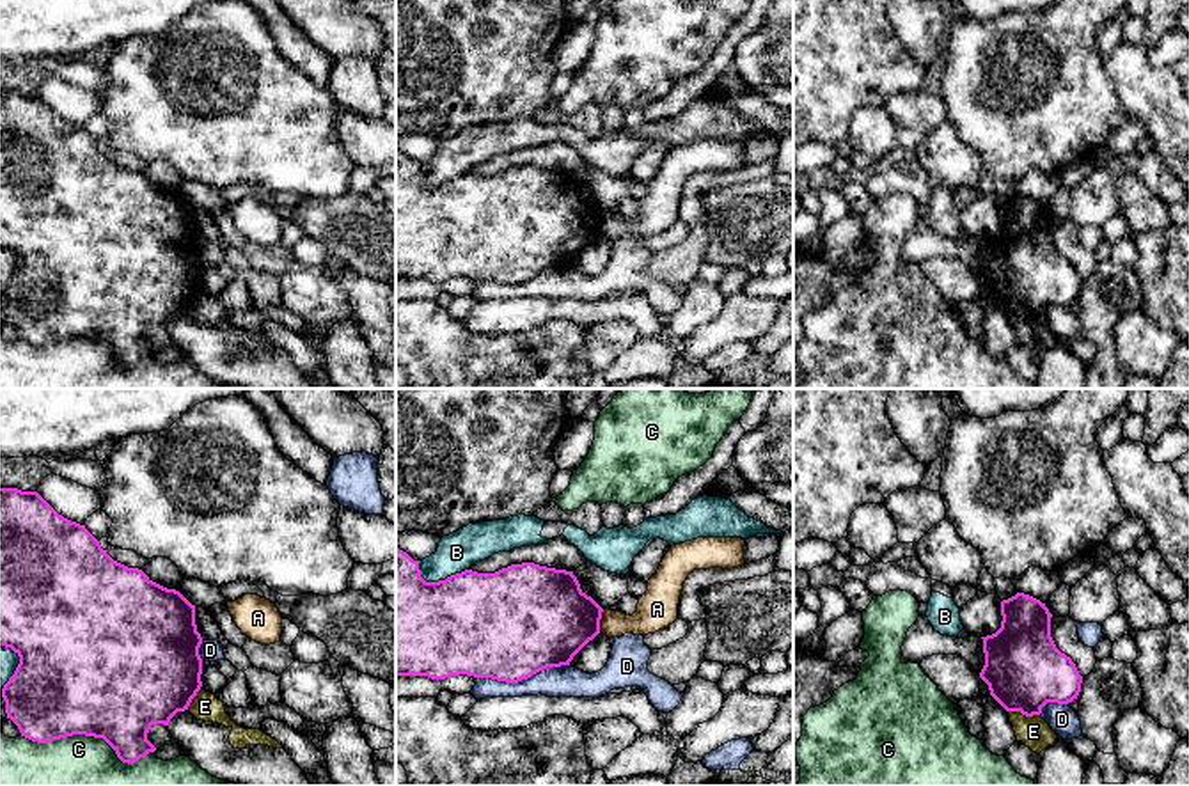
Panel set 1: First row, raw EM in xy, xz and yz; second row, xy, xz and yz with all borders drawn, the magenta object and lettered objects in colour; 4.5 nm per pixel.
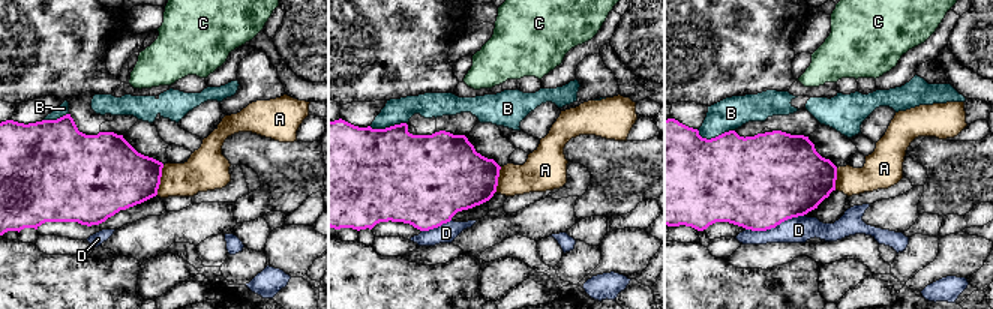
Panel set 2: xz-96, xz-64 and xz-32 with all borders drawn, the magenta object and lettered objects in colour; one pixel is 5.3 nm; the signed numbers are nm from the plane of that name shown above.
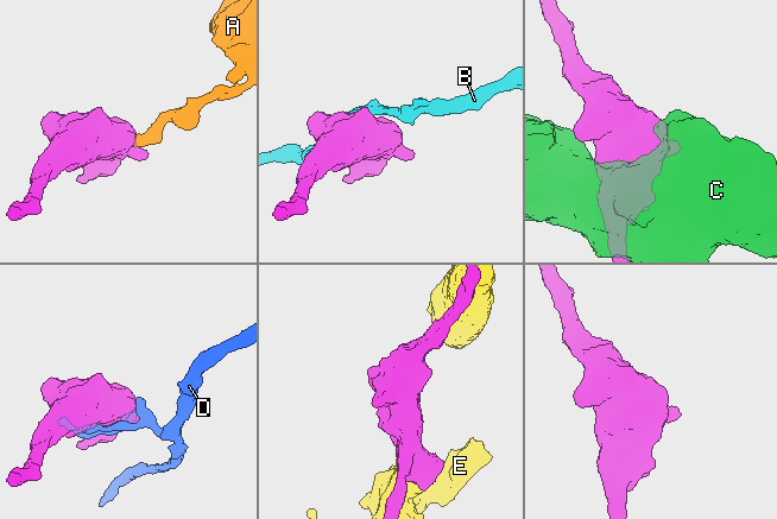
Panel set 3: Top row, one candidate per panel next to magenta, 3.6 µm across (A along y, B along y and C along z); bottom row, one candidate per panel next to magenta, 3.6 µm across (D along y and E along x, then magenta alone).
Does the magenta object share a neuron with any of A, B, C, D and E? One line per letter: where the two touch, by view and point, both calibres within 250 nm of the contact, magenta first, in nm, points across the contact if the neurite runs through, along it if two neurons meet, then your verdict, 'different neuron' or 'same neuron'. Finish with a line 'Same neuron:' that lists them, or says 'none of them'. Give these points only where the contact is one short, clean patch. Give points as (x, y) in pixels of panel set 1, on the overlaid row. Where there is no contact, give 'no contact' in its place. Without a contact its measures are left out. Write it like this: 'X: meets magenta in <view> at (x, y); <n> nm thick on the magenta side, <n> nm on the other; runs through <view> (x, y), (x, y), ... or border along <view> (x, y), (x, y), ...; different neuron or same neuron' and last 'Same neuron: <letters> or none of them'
A: meets magenta in xz at (598, 621); 420 nm thick on the magenta side, 150 nm on the other; border along xz (604, 611), (598, 630); different neuron
B: meets magenta in xz at (439, 581); 460 nm thick on the magenta side, 180 nm on the other; different neuron
C: meets magenta in xy at (87, 735); 500 nm thick on the magenta side, 440 nm on the other; different neuron
D: meets magenta in xz at (522, 678); 500 nm thick on the magenta side, 140 nm on the other; different neuron
E: meets magenta in yz at (1024, 714); 360 nm thick on the magenta side, 140 nm on the other; different neuron
Same neuron: none of them

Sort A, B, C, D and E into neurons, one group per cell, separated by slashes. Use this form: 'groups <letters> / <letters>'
groups A / B / C / D / E

